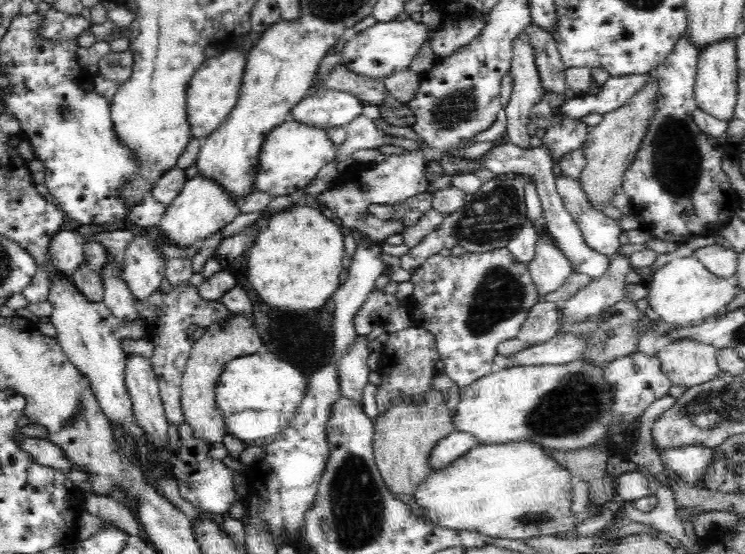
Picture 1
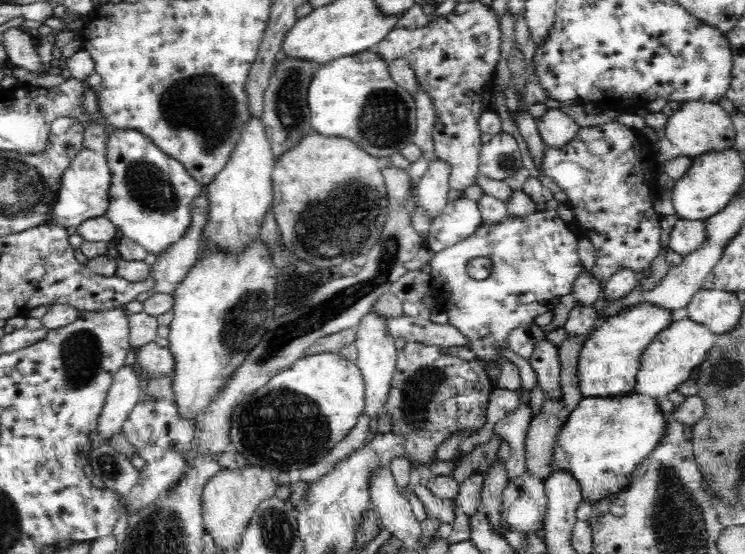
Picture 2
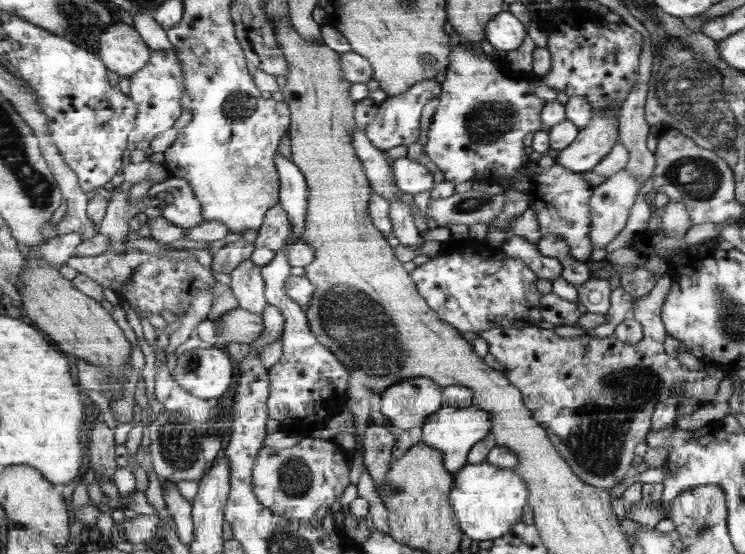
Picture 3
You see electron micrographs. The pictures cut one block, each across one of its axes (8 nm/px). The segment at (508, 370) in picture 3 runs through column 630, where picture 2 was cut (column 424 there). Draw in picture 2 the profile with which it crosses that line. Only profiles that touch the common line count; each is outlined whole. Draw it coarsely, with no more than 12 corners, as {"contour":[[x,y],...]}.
{"contour":[[397,350],[385,405],[404,457],[480,430],[496,388],[483,360]]}

